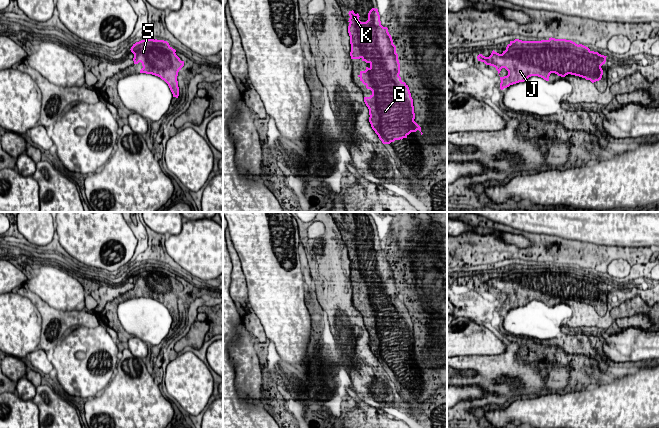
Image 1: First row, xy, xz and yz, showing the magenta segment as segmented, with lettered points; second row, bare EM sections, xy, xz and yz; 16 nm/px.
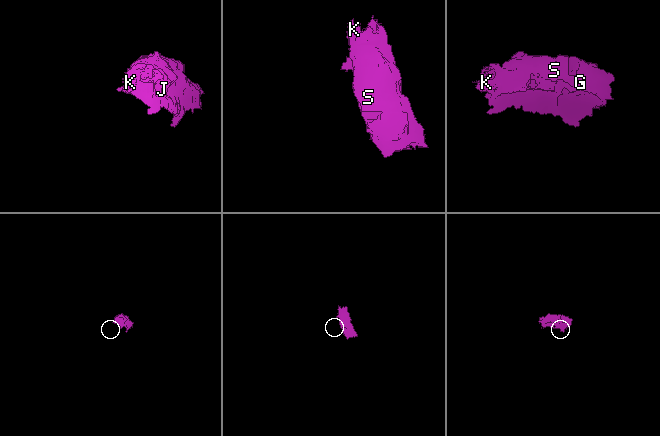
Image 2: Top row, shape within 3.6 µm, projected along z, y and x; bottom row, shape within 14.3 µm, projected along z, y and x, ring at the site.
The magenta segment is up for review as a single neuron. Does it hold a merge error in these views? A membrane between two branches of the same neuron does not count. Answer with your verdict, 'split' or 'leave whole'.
leave whole

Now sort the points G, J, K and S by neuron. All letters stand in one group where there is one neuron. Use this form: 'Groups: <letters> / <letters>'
Groups: G J K S

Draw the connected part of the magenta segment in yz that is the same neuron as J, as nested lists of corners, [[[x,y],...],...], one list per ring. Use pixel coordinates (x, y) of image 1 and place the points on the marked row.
[[[549,38],[541,41],[522,41],[515,39],[510,41],[506,50],[502,54],[492,51],[489,57],[482,54],[477,56],[478,61],[484,62],[496,68],[498,74],[502,68],[508,71],[508,75],[500,76],[500,89],[509,87],[510,85],[524,82],[531,76],[538,76],[546,81],[549,81],[551,73],[565,77],[568,74],[579,76],[590,80],[592,83],[601,80],[603,70],[601,66],[605,64],[606,57],[598,52],[591,51],[588,47],[582,44],[576,44],[571,40]]]

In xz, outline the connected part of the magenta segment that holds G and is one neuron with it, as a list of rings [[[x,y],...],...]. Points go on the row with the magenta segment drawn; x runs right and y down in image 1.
[[[372,8],[368,13],[368,20],[361,22],[359,14],[349,11],[348,33],[351,44],[351,59],[362,59],[370,64],[365,71],[360,71],[358,77],[367,89],[372,91],[369,97],[364,97],[364,102],[369,109],[369,122],[372,129],[378,135],[383,144],[390,144],[395,140],[407,138],[411,132],[421,127],[414,121],[415,113],[413,99],[408,85],[401,80],[400,63],[396,46],[393,44],[387,27],[383,27],[380,21],[378,9]]]

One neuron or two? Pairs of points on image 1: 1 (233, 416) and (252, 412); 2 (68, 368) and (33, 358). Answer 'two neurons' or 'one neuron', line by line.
1: one neuron
2: two neurons

